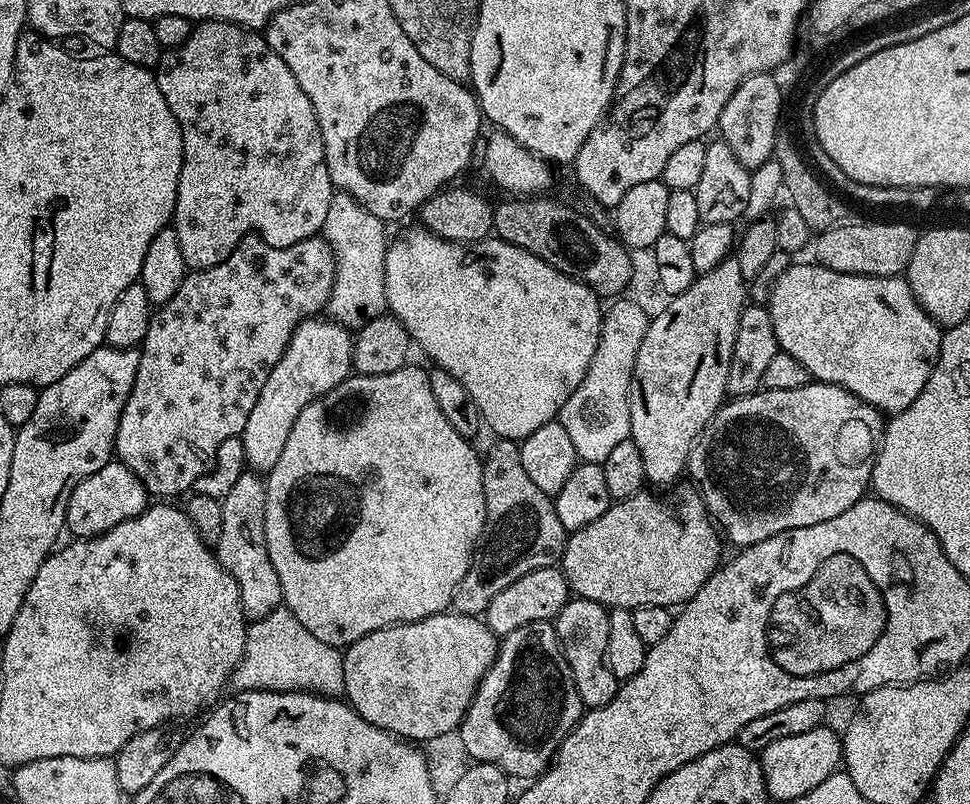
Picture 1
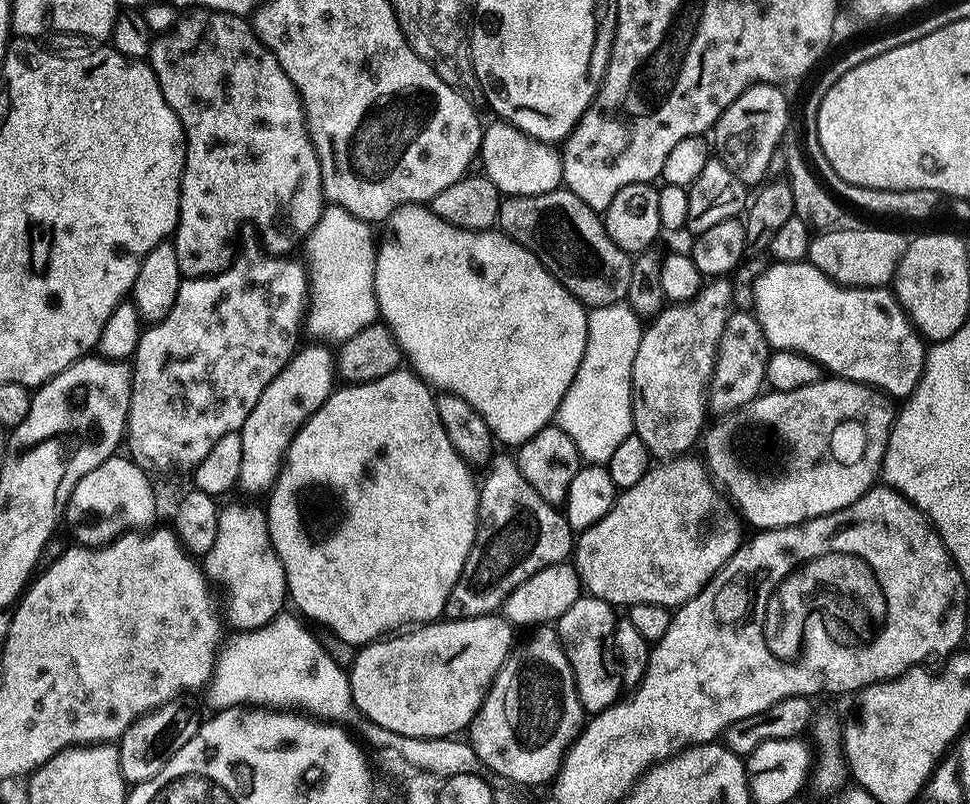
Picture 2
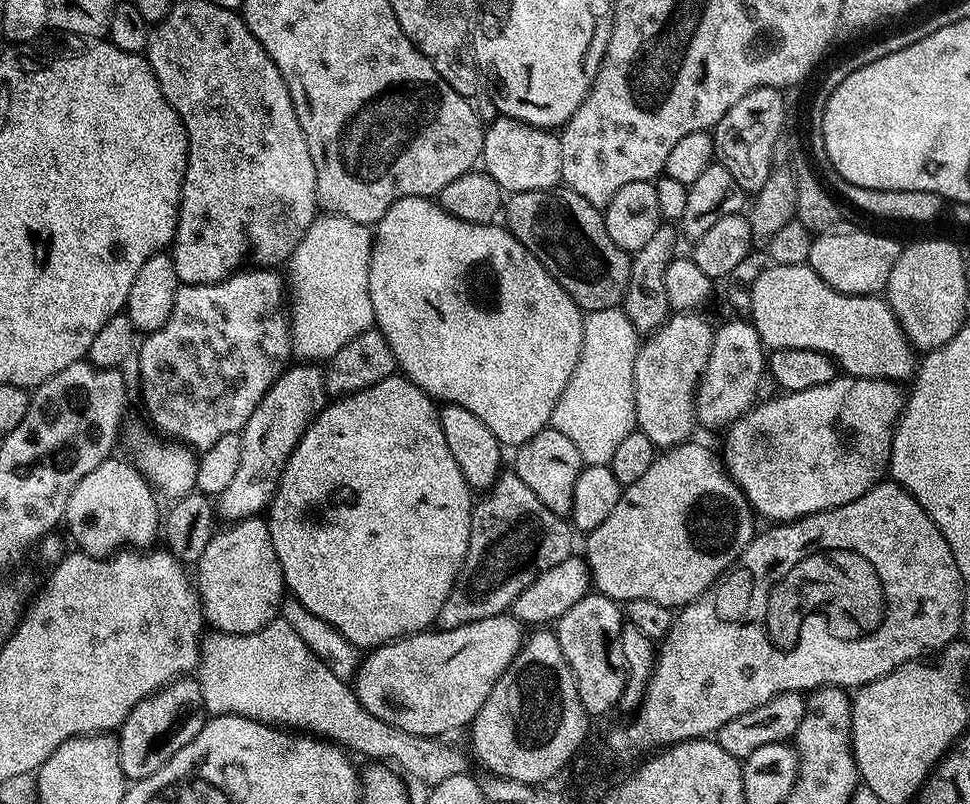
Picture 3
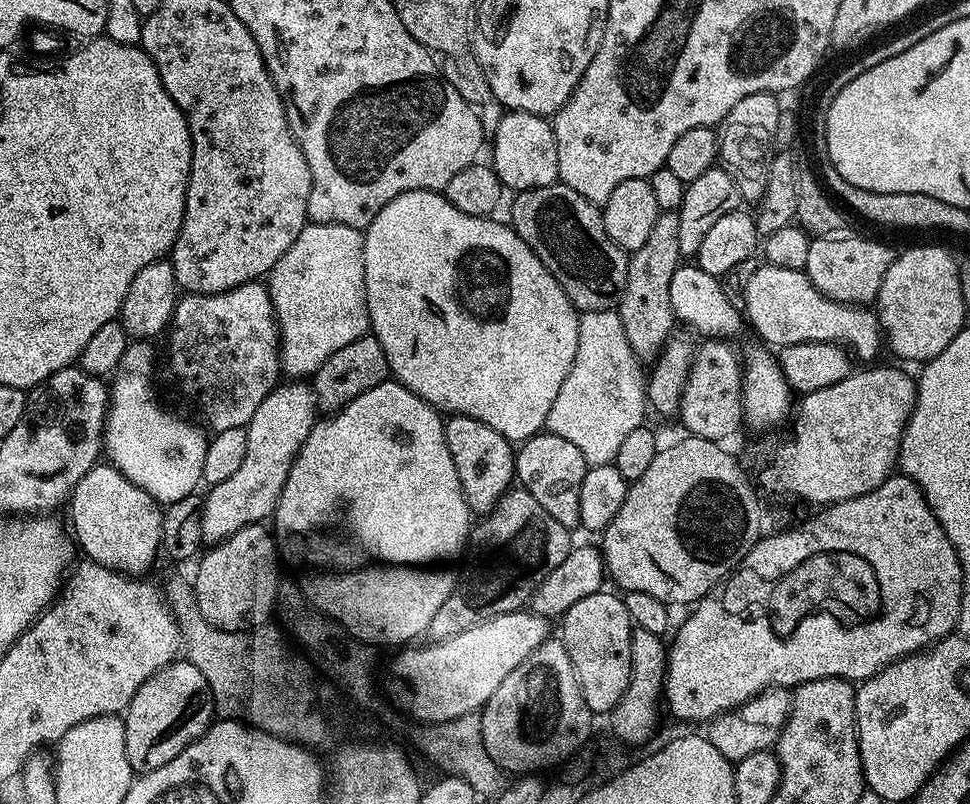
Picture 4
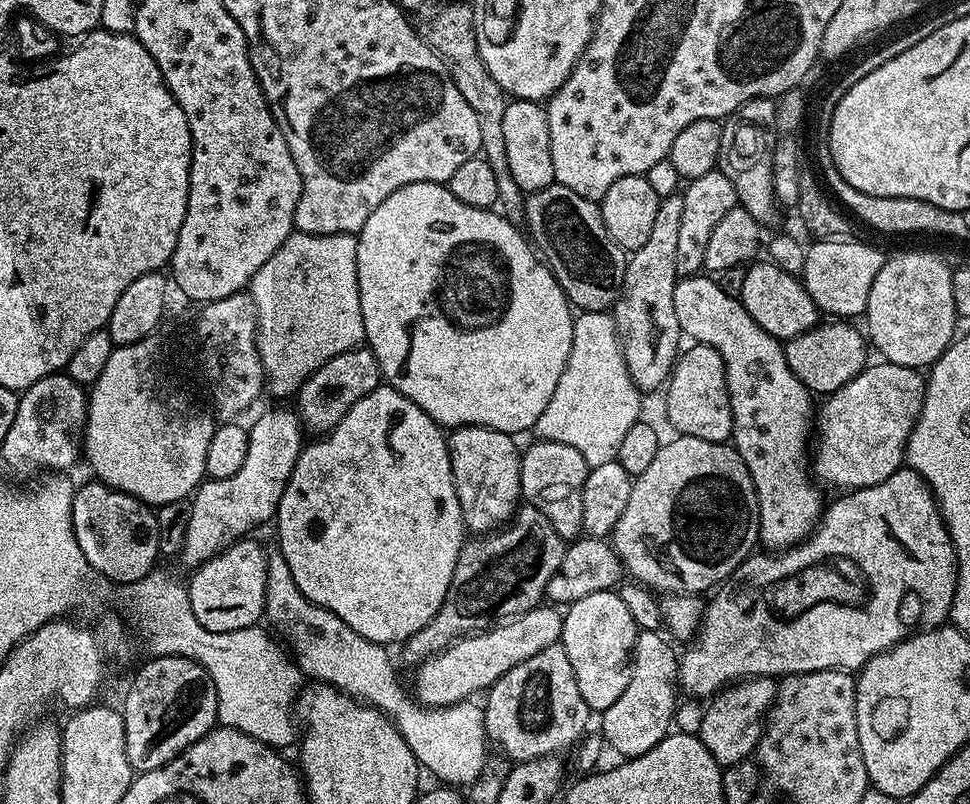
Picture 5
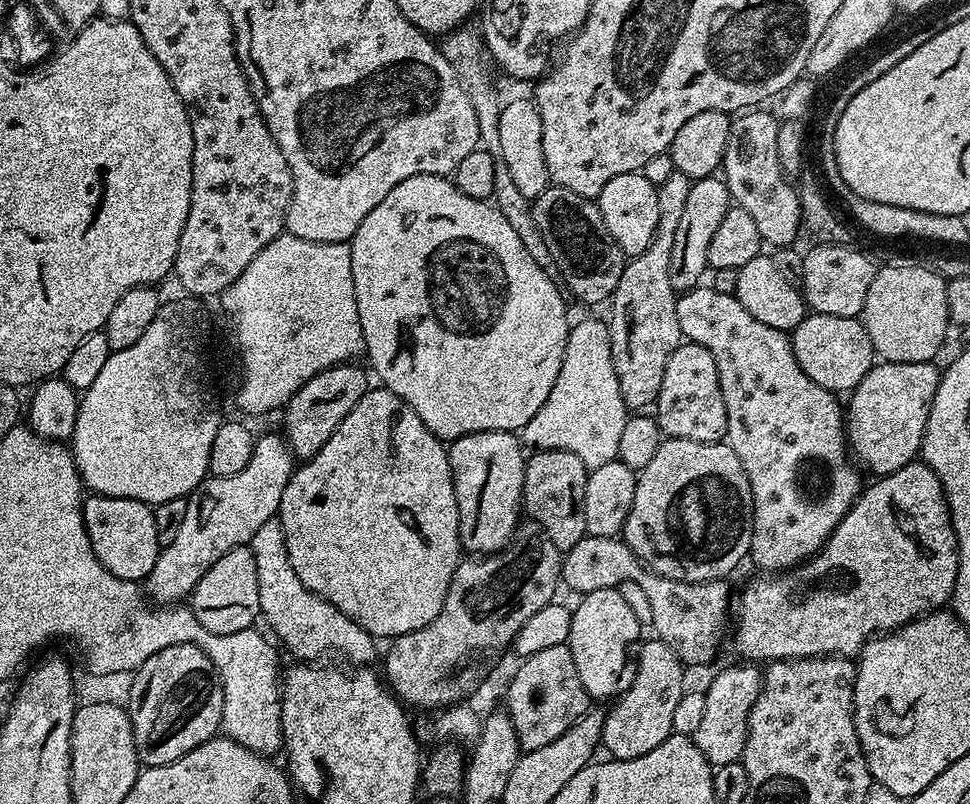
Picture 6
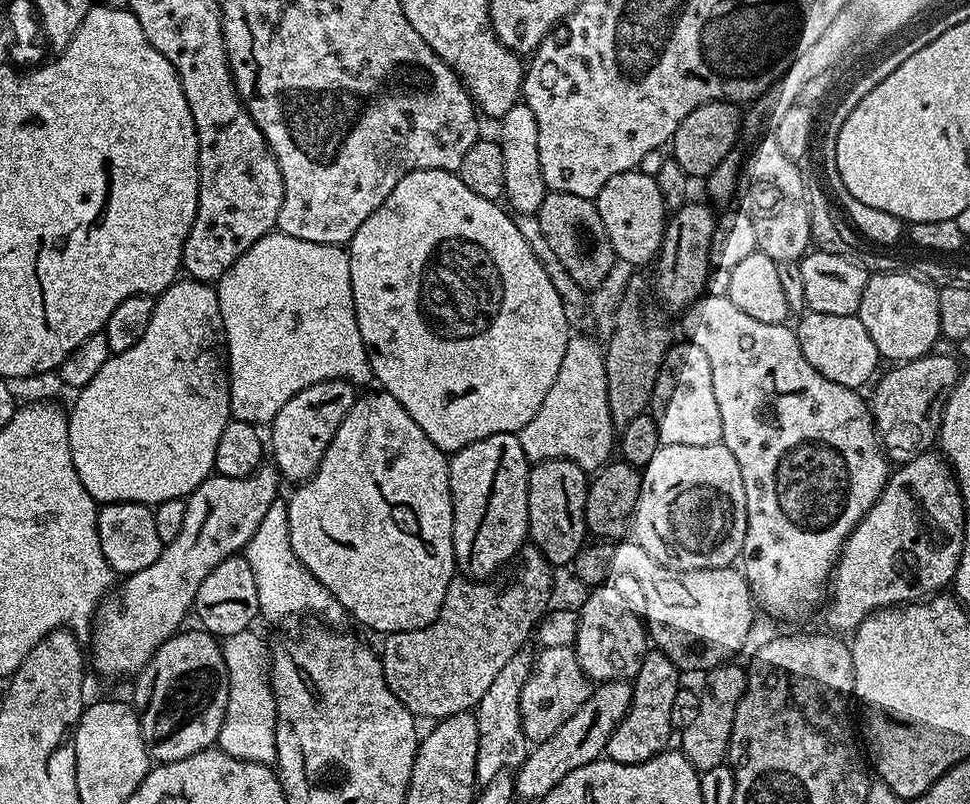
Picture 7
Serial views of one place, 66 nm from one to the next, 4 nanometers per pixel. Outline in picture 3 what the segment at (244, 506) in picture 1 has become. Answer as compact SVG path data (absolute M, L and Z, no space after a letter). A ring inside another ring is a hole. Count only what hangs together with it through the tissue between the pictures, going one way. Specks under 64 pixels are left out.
M247 516L244 520L237 520L224 527L212 535L206 550L202 550L202 558L196 561L194 587L204 609L204 619L209 625L213 624L216 632L229 632L231 636L250 634L262 630L271 620L281 615L282 605L286 599L282 566L278 562L278 554L270 538L267 519Z

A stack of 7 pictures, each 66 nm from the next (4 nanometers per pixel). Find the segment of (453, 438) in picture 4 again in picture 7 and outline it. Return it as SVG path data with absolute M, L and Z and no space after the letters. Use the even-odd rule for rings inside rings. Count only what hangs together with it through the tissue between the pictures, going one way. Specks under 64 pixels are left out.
M514 432L502 434L490 434L490 438L482 438L462 450L451 453L448 460L448 481L450 482L450 494L452 495L452 509L454 510L454 554L456 555L456 567L463 575L473 580L487 580L495 577L507 565L509 560L515 560L520 549L525 547L528 535L528 474L530 461L522 450L522 442L519 435Z

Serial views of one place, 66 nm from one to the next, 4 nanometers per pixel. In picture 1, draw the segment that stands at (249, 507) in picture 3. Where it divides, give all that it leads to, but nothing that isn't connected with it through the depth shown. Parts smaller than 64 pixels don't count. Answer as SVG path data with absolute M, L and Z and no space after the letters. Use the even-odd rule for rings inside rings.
M309 318L296 327L282 358L278 358L278 366L270 370L270 378L266 378L266 386L262 386L262 394L258 394L258 402L254 402L254 410L250 410L250 418L246 418L246 426L242 433L244 459L257 473L271 472L278 458L282 458L286 438L290 438L290 430L294 430L294 422L298 422L298 414L302 414L302 410L313 404L318 397L325 396L327 392L334 390L334 386L348 379L353 371L353 351L353 333L331 318Z

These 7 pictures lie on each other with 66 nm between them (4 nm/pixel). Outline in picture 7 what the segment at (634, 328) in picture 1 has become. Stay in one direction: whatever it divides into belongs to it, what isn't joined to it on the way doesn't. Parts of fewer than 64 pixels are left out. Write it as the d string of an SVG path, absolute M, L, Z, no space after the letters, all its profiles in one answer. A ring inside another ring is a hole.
M588 334L569 335L554 386L542 398L538 414L520 429L522 450L529 461L569 460L585 470L599 470L609 463L608 455L614 452L614 425L608 401L605 349L592 338Z

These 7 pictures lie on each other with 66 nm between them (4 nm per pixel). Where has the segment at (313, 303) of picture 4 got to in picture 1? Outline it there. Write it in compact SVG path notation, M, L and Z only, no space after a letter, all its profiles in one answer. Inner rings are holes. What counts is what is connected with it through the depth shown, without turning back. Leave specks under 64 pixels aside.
M333 191L330 210L322 235L336 253L336 281L328 300L327 315L349 330L359 330L367 320L373 320L389 311L384 267L390 236L384 233L385 221L379 220L366 206L362 206L348 192Z

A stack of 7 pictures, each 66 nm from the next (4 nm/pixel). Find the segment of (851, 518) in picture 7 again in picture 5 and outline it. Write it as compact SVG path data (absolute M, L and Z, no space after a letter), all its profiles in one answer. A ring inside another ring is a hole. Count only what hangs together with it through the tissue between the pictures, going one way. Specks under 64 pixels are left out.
M697 274L677 279L674 286L674 315L678 317L681 333L689 341L714 346L714 350L722 354L732 407L731 443L742 462L746 462L750 478L756 487L760 519L759 543L765 544L768 547L765 549L768 550L792 548L811 536L826 507L826 500L820 497L820 492L816 489L817 481L810 471L810 441L814 436L813 393L796 377L794 370L790 370L784 344L776 337L766 334L766 330L762 330L762 326L758 326L758 322L750 318L739 299L726 294L726 290L722 290L722 286L718 286L711 275Z

